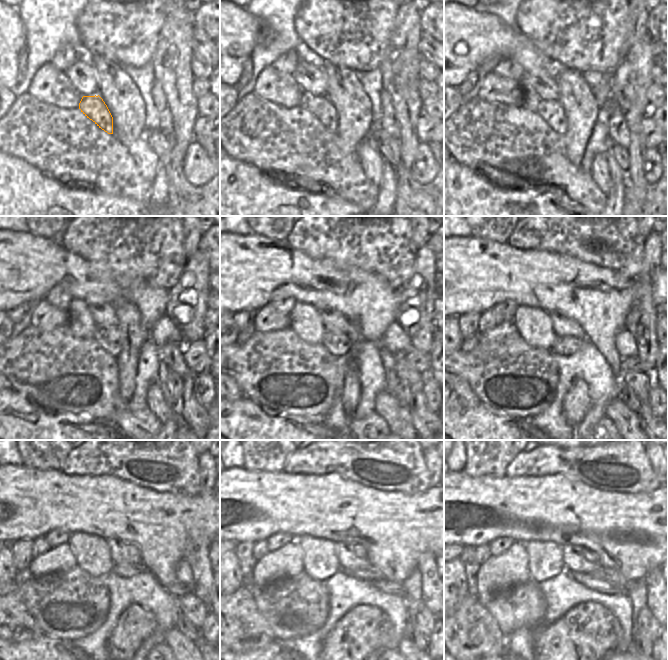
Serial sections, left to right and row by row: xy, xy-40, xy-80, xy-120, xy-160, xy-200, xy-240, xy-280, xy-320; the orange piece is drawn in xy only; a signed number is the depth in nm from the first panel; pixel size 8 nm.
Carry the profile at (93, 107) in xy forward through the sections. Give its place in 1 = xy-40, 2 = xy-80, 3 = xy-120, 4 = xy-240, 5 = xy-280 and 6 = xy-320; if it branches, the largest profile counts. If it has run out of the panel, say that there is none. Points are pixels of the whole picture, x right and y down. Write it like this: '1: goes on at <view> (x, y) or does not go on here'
1: goes on at xy-40 (320, 106)
2: goes on at xy-80 (551, 111)
3: goes on at xy-120 (110, 338)
4: goes on at xy-240 (125, 570)
5: goes on at xy-280 (372, 573)
6: goes on at xy-320 (608, 574)

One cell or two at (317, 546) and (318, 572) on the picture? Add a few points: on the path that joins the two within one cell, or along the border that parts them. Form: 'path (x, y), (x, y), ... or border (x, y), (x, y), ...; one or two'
path (317, 552), (318, 566); one

